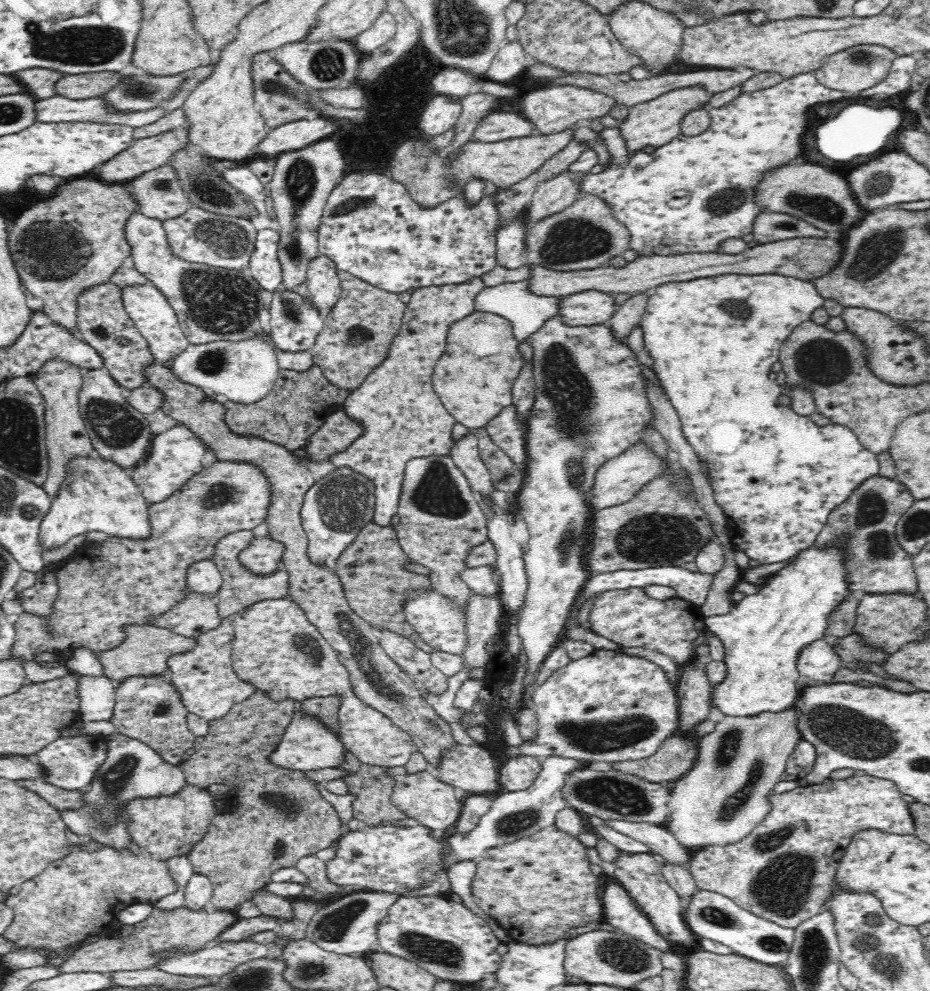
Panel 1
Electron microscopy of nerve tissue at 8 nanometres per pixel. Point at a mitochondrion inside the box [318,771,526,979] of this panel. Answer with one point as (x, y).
(441, 953)

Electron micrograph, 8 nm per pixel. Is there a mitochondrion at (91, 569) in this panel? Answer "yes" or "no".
no

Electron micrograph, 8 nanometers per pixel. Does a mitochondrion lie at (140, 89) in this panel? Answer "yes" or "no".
yes

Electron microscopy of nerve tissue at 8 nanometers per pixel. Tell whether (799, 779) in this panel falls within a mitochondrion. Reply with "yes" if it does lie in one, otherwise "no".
no

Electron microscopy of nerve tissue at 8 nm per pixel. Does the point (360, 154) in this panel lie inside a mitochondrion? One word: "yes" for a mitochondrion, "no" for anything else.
no

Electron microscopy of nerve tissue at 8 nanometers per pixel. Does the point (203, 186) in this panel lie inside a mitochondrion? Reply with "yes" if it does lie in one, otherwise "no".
yes

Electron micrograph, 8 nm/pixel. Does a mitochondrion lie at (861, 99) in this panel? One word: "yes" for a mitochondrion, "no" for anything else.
no

